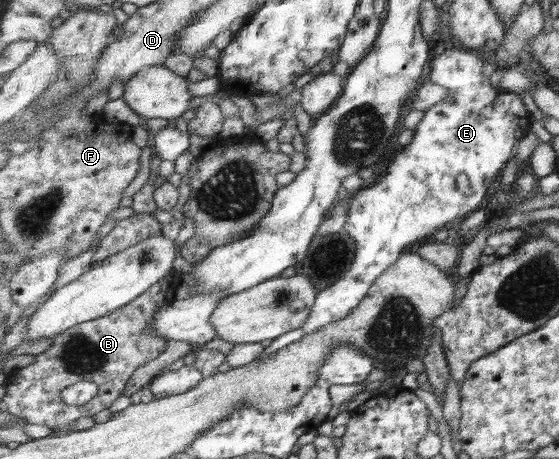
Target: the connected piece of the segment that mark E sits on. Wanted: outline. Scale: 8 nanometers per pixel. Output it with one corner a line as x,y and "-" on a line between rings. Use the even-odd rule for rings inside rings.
458,45
451,49
446,48
443,53
433,56
432,63
429,66
428,80
448,88
450,96
424,113
418,126
413,129
412,140
401,152
397,152
390,159
387,173
384,176
377,176
372,186
361,188
349,200
349,215
344,230
356,242
354,262
352,262
350,270
334,286
324,288
322,292
316,294
316,302
310,310
308,322
302,328
288,332
276,341
270,342
271,345
265,348
260,362
272,358
274,354
278,354
282,348
286,348
290,344
295,344
310,334
320,332
328,324
340,322
346,316
350,316
360,306
362,300
369,296
373,284
401,258
404,246
410,246
418,240
424,240
426,236
430,236
438,230
451,228
456,222
463,220
467,215
480,208
480,204
484,202
488,188
492,186
494,178
498,176
500,170
504,169
504,164
516,154
516,144
520,138
531,132
532,116
522,101
522,94
530,93
529,88
520,93
500,94
498,92
496,94
494,92
496,88
490,88
490,84
488,84
486,90
482,90
482,74
478,72
478,68
482,68
485,57
481,51
465,49
-
460,174
466,174
469,178
470,187
473,190
471,195
464,195
456,188

